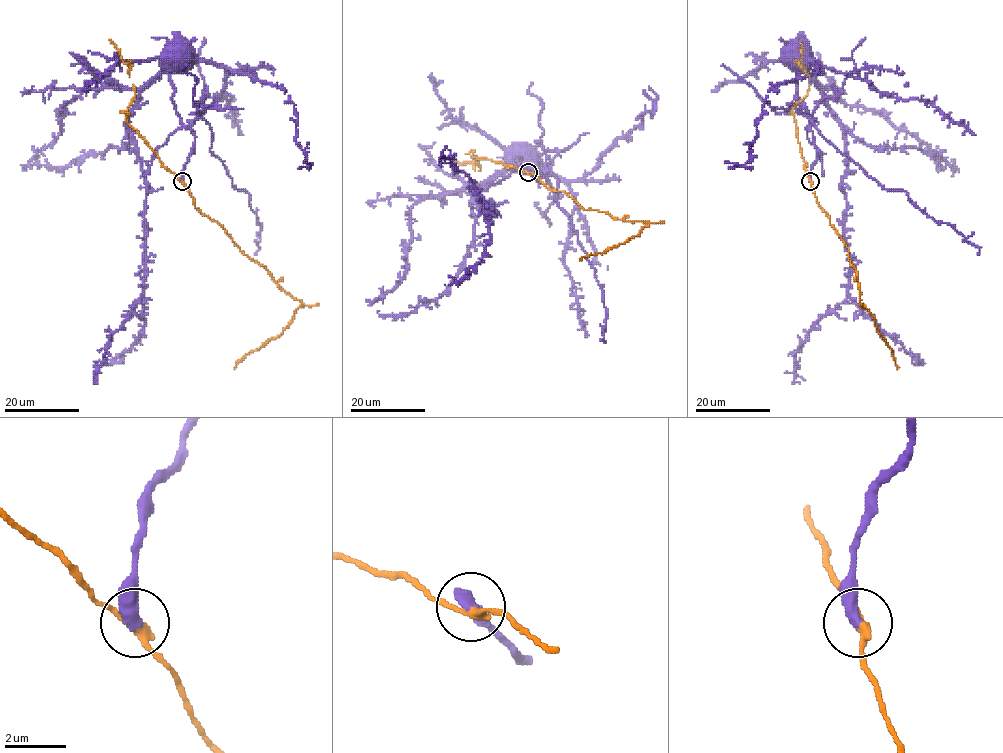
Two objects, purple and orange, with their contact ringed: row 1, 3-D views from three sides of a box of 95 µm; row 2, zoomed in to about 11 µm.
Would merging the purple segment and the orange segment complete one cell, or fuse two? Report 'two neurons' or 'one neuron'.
two neurons

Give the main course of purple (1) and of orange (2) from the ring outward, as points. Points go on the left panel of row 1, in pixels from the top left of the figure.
1: (182, 181), (195, 134), (162, 71), (129, 125), (147, 188), (143, 296), (112, 334), (95, 380)
2: (182, 182), (195, 206), (302, 304), (278, 336), (250, 350), (234, 368)

